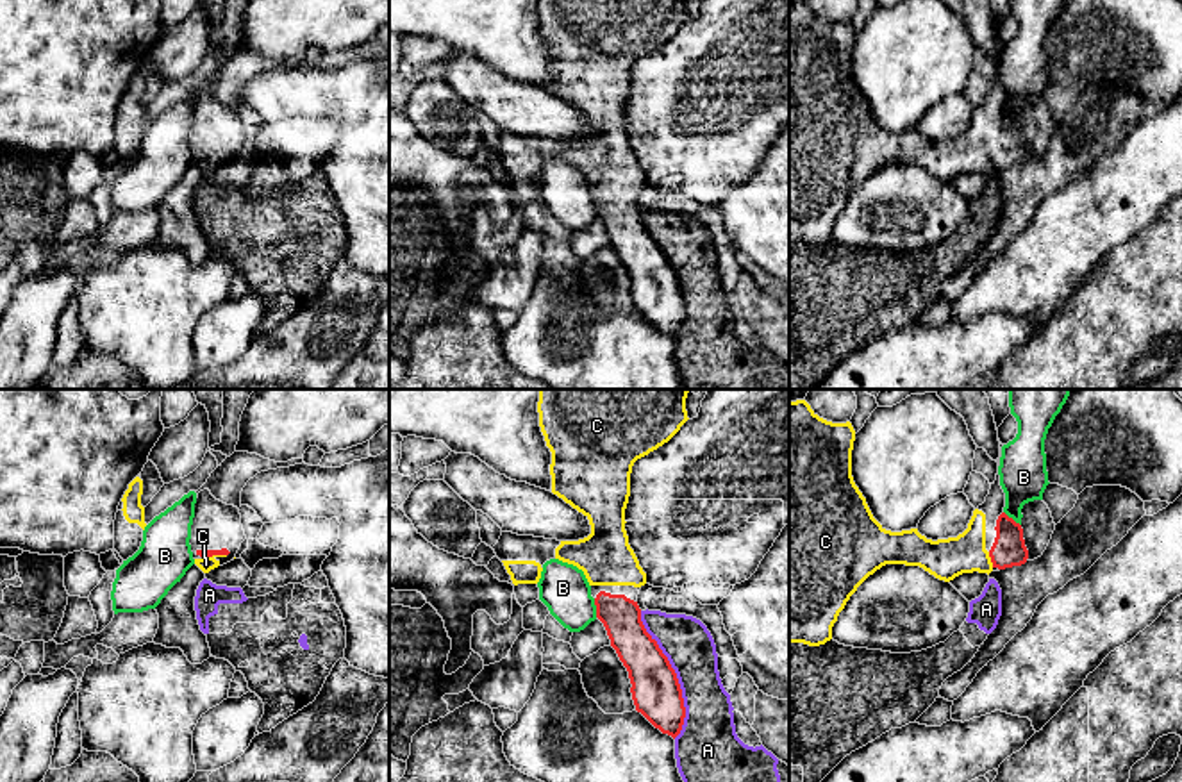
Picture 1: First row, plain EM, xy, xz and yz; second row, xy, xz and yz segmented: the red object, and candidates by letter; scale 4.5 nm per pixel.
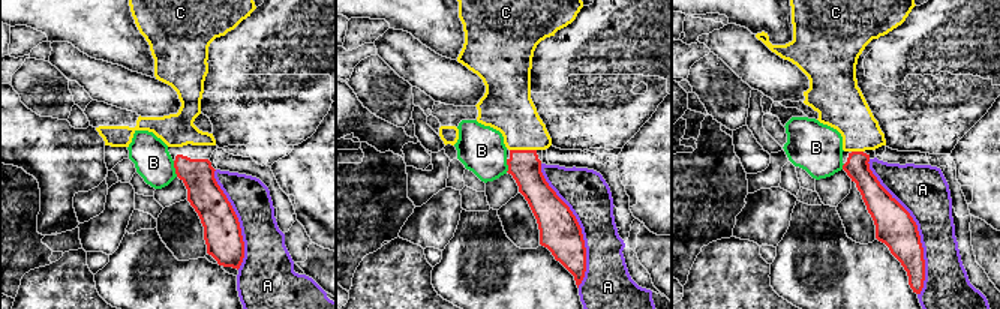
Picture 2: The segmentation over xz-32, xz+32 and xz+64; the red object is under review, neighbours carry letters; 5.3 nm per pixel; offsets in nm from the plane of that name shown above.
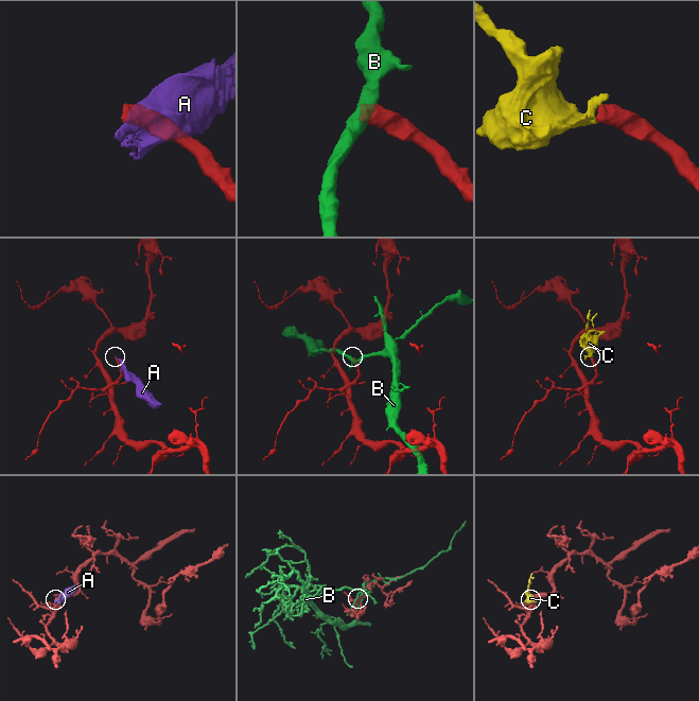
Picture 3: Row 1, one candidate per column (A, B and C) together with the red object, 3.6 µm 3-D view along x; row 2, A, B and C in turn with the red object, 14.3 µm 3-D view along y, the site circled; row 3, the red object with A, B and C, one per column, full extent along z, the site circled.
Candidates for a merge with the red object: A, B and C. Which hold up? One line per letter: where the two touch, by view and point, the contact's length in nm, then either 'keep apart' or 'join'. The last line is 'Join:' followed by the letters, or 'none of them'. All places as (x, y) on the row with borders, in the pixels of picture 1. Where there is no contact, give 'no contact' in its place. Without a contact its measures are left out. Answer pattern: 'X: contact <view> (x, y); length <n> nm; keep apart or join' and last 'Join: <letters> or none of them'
A: contact xz (675, 675); length 600 nm; keep apart
B: contact xz (597, 607); length 90 nm; keep apart
C: contact xy (213, 554); length 110 nm; join
Join: C

